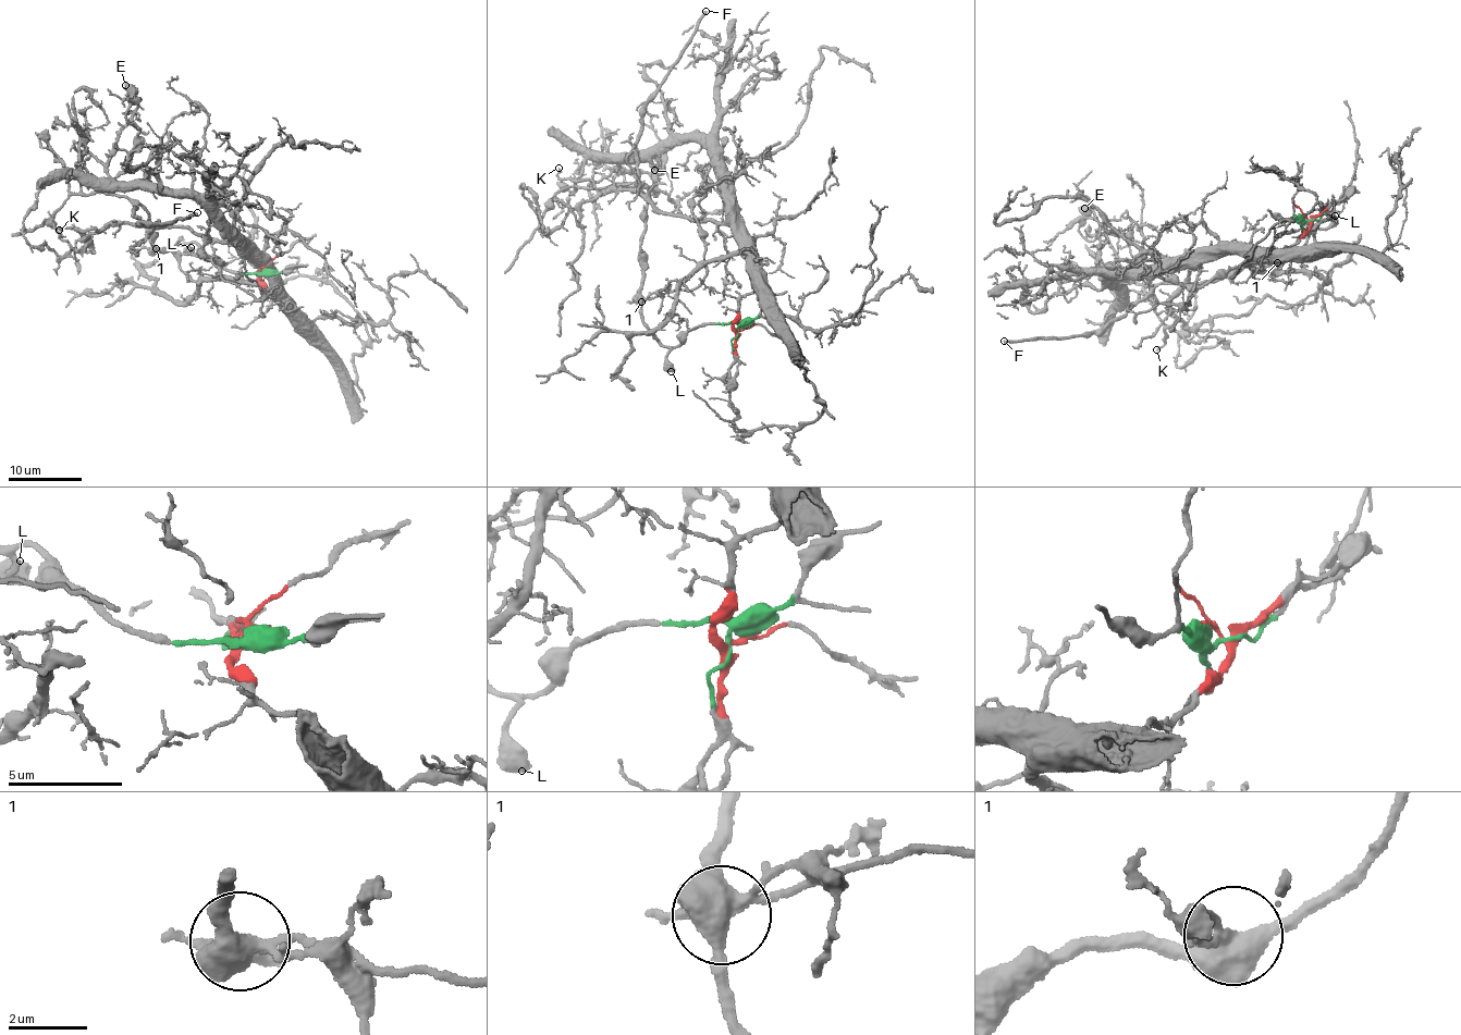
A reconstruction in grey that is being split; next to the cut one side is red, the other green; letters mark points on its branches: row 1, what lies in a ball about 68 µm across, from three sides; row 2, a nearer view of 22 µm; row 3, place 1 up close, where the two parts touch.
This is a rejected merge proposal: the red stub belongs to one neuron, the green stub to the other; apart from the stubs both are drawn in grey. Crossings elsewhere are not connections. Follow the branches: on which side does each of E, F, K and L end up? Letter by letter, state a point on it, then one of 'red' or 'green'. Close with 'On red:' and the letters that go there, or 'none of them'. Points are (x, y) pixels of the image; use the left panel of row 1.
E: (125, 85) | green
F: (197, 212) | green
K: (59, 230) | red
L: (191, 247) | green
On red: K

